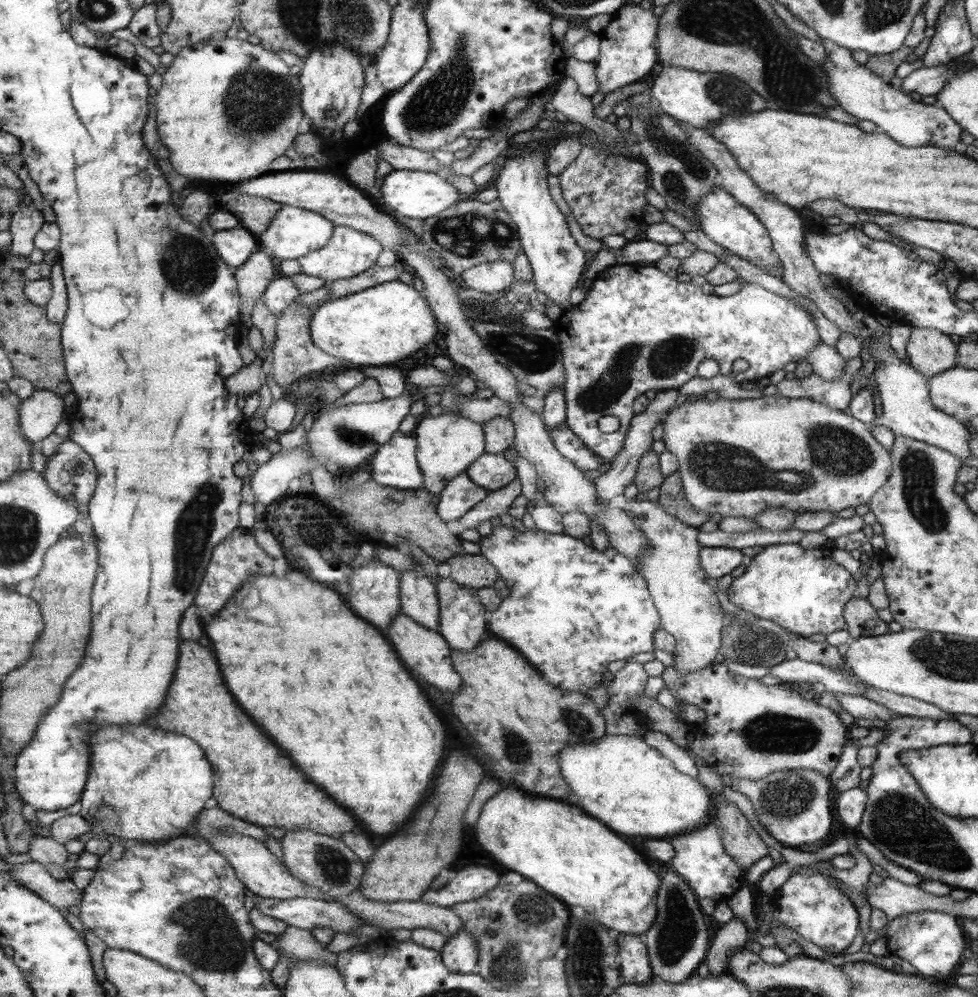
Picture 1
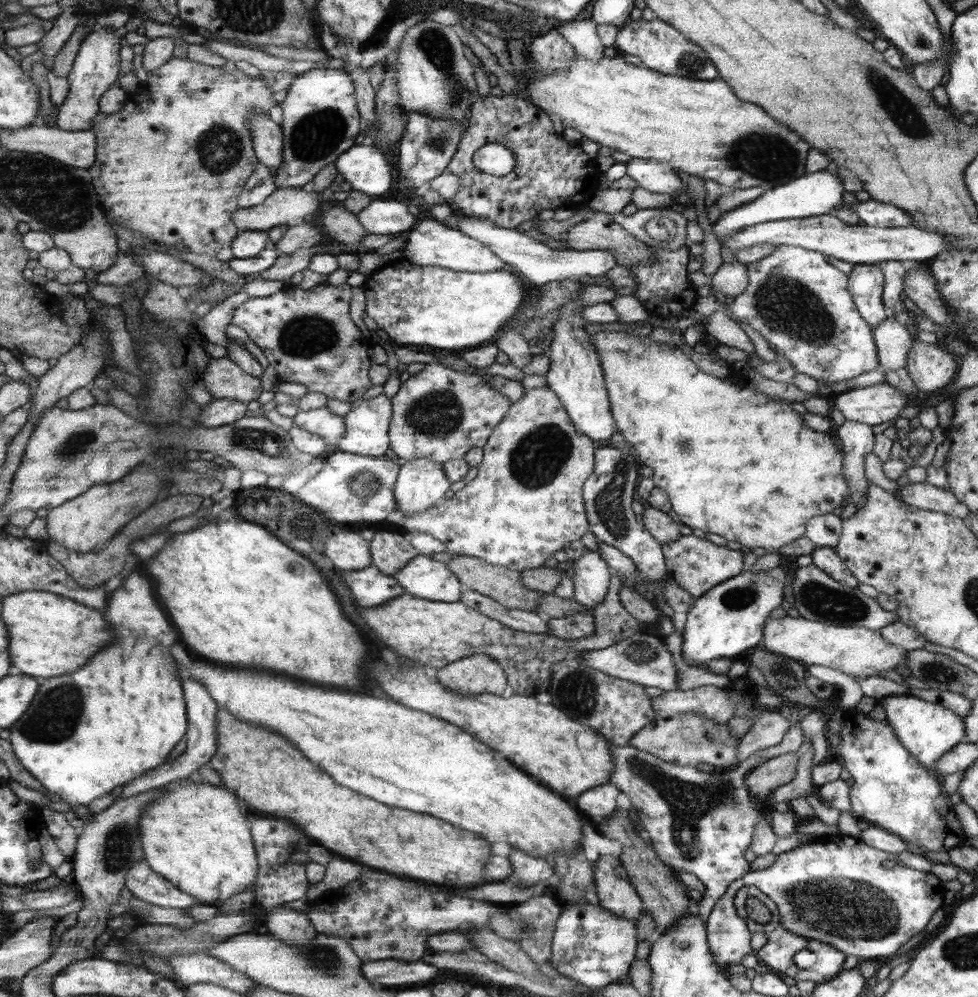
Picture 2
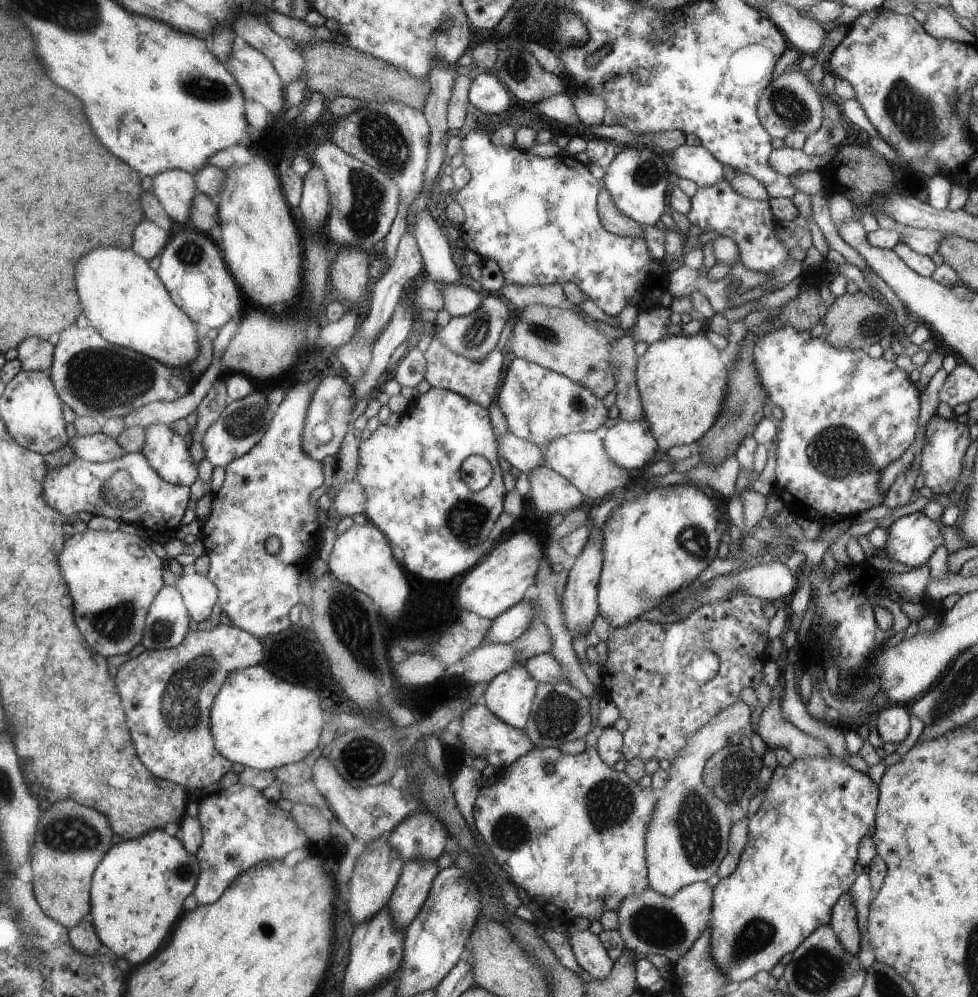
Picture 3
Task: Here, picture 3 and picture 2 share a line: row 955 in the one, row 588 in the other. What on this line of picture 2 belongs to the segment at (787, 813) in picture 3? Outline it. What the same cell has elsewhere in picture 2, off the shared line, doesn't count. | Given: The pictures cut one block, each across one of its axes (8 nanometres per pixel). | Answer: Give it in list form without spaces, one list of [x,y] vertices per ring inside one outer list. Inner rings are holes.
[[[776,567],[766,572],[747,570],[728,579],[698,598],[685,616],[682,632],[682,658],[697,666],[713,658],[736,656],[764,640],[765,622],[770,612],[785,602],[784,589],[792,585],[790,568]]]

